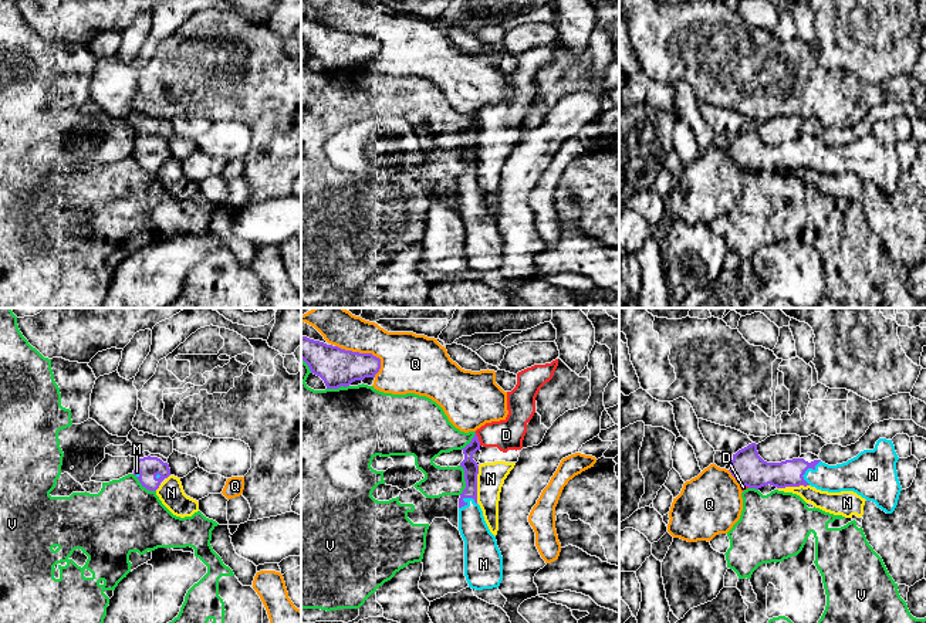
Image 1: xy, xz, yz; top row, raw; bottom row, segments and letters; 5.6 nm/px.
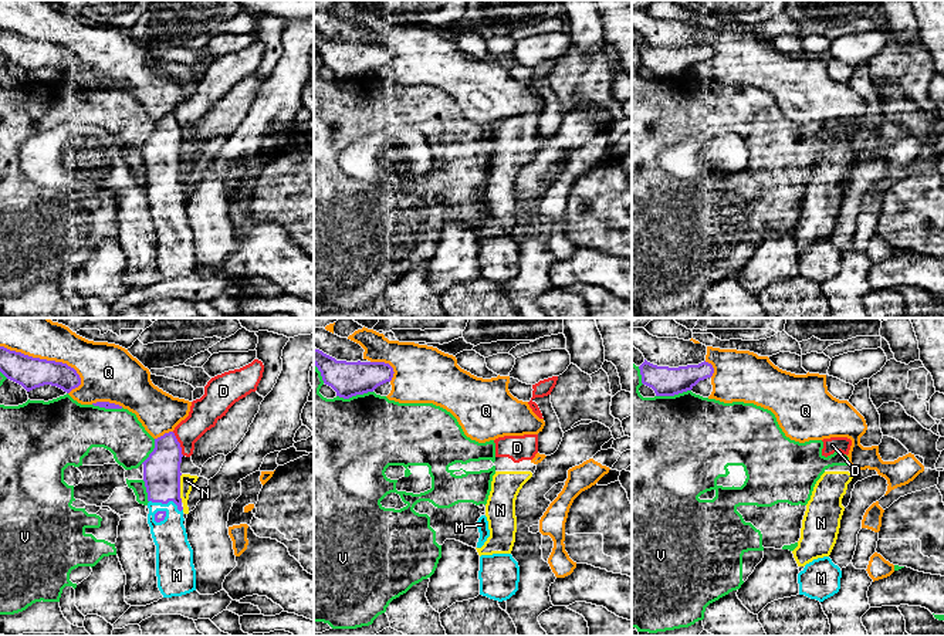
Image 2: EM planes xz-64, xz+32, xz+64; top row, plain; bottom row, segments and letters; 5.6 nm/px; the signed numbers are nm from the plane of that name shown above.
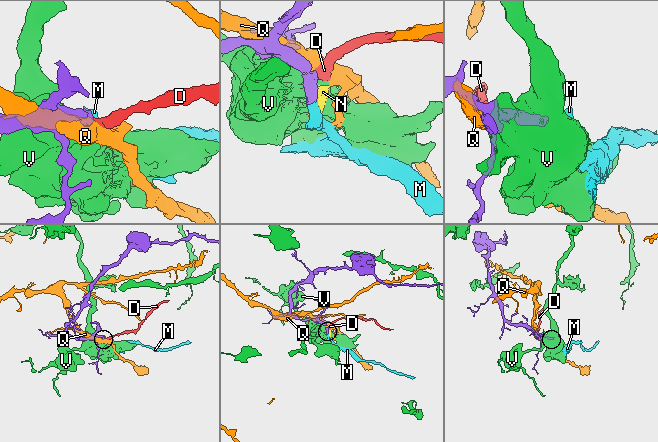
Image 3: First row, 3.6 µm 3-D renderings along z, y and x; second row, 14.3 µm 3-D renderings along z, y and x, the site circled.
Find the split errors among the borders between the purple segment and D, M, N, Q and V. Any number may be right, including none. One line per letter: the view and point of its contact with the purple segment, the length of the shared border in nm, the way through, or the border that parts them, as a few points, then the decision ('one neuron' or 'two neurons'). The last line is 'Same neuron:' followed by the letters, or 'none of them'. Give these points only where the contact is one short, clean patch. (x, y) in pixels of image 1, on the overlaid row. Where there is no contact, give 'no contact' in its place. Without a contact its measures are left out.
D: meets purple in xz at (477, 439); contact 90 nm long; border along xz (475, 432), (480, 444); two neurons
M: meets purple in yz at (807, 469); contact 160 nm long; runs through yz (788, 473), (807, 469), (821, 476), (850, 476); one neuron
N: meets purple in xz at (476, 484); contact 200 nm long; border along xz (479, 466), (476, 501); two neurons
Q: meets purple in xz at (364, 354); contact 300 nm long; two neurons
V: meets purple in xz at (465, 480); contact 170 nm long; two neurons
Same neuron: M

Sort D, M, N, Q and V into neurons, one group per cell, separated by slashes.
D N / M / Q / V

